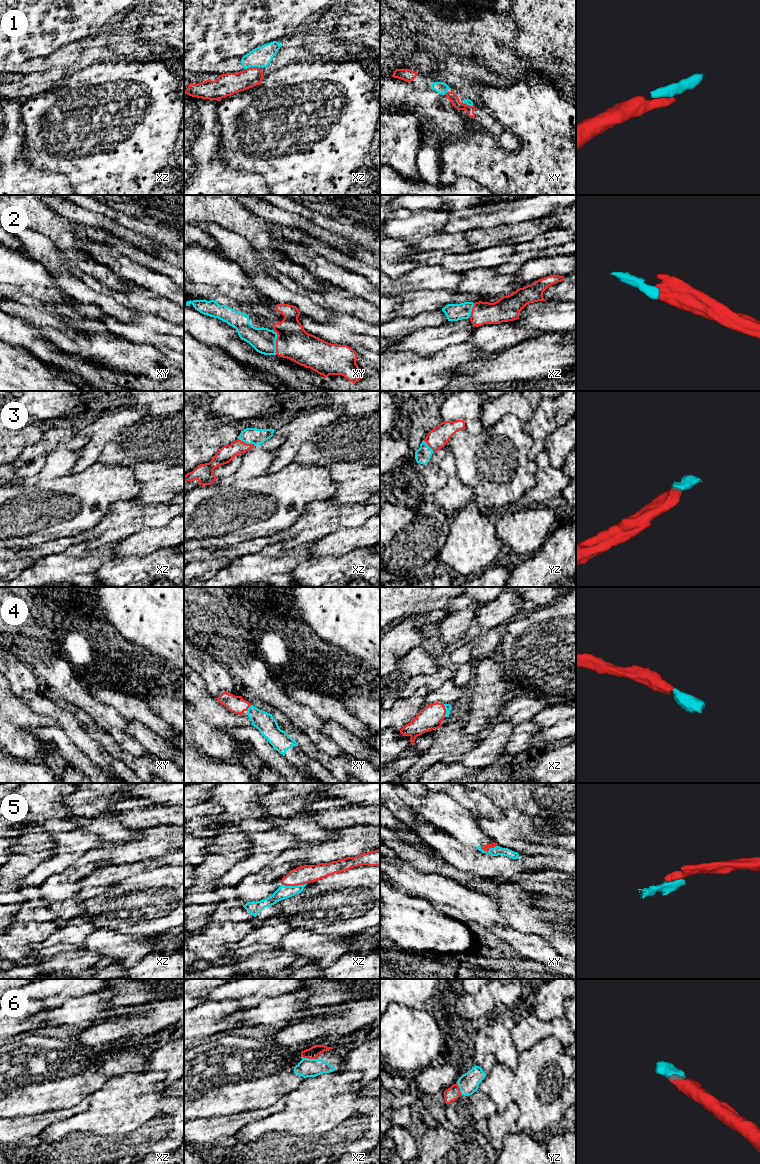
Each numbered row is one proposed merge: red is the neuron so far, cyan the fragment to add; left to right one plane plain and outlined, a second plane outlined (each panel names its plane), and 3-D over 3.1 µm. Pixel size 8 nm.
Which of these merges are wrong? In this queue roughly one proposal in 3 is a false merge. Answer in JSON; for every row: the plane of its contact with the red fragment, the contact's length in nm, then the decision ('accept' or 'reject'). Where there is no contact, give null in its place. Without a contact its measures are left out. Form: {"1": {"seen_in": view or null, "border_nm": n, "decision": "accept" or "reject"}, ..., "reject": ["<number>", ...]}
{"1": {"seen_in": "xz", "border_nm": 70, "decision": "accept"}, "2": {"seen_in": "xy", "border_nm": 220, "decision": "accept"}, "3": {"seen_in": "xz", "border_nm": 160, "decision": "accept"}, "4": {"seen_in": "xz", "border_nm": 110, "decision": "accept"}, "5": {"seen_in": "xz", "border_nm": 200, "decision": "reject"}, "6": {"seen_in": "xz", "border_nm": 110, "decision": "accept"}, "reject": ["5"]}

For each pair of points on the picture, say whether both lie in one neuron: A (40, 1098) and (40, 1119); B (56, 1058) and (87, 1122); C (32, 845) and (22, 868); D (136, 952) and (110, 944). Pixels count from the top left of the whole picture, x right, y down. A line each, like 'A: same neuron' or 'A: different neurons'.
A: different neurons
B: different neurons
C: different neurons
D: same neuron

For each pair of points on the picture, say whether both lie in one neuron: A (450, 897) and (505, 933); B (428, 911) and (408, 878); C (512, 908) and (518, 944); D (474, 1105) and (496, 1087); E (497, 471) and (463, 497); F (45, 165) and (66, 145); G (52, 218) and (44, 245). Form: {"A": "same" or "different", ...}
{"A": "same", "B": "different", "C": "different", "D": "different", "E": "different", "F": "same", "G": "different"}

